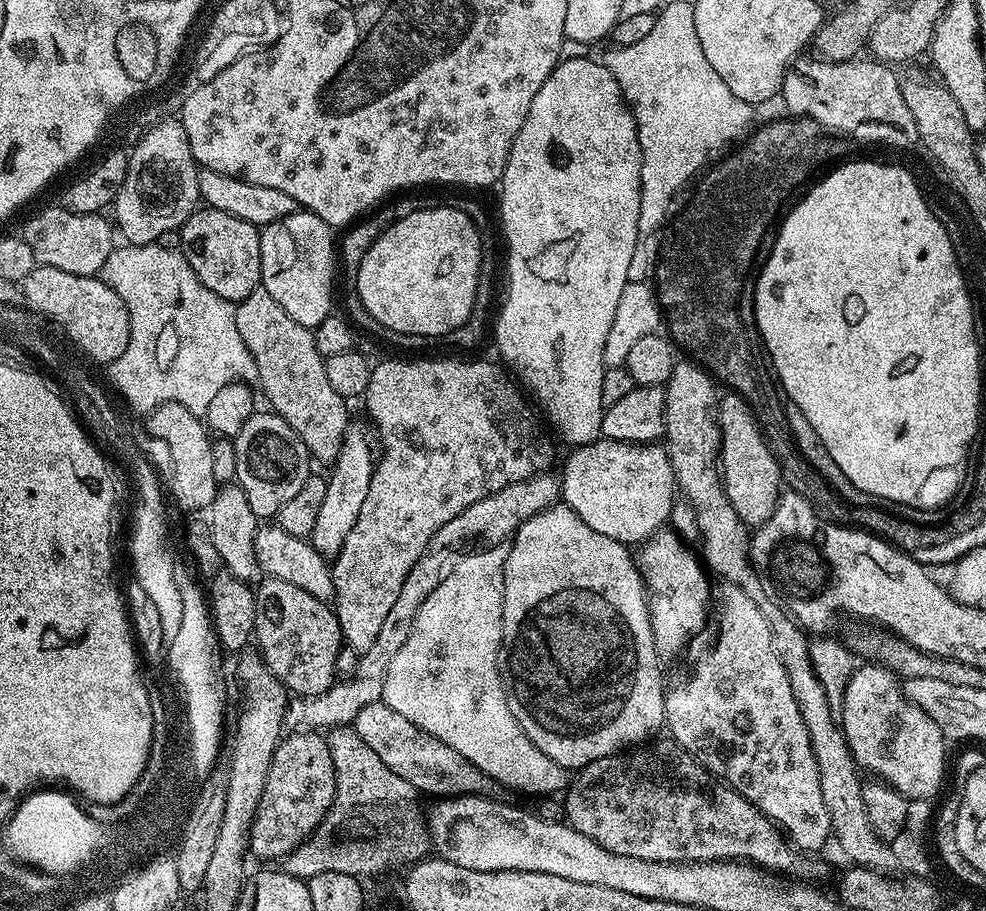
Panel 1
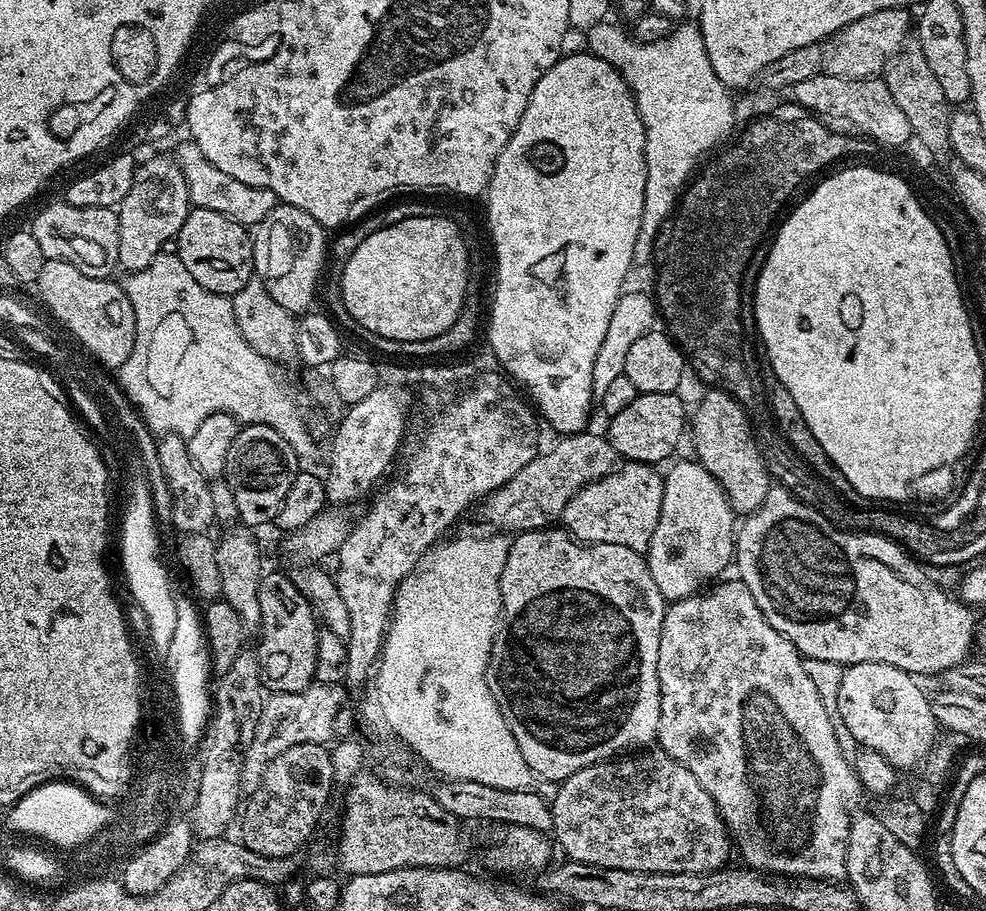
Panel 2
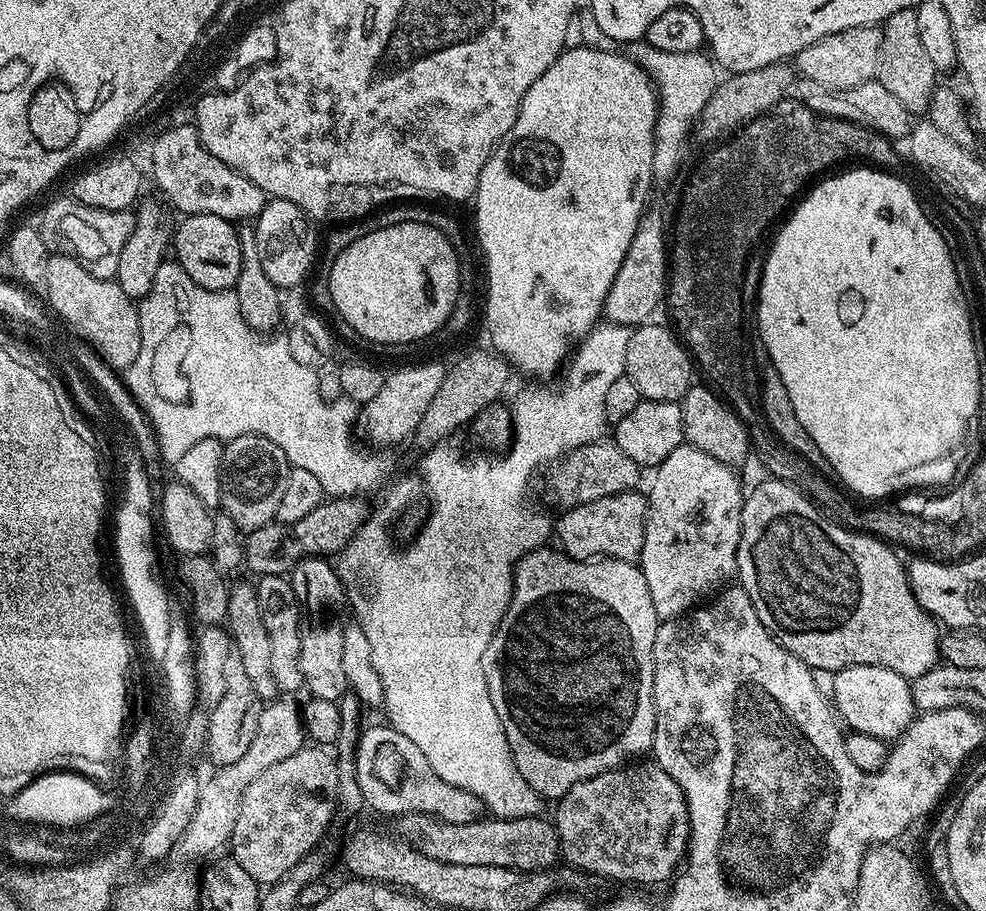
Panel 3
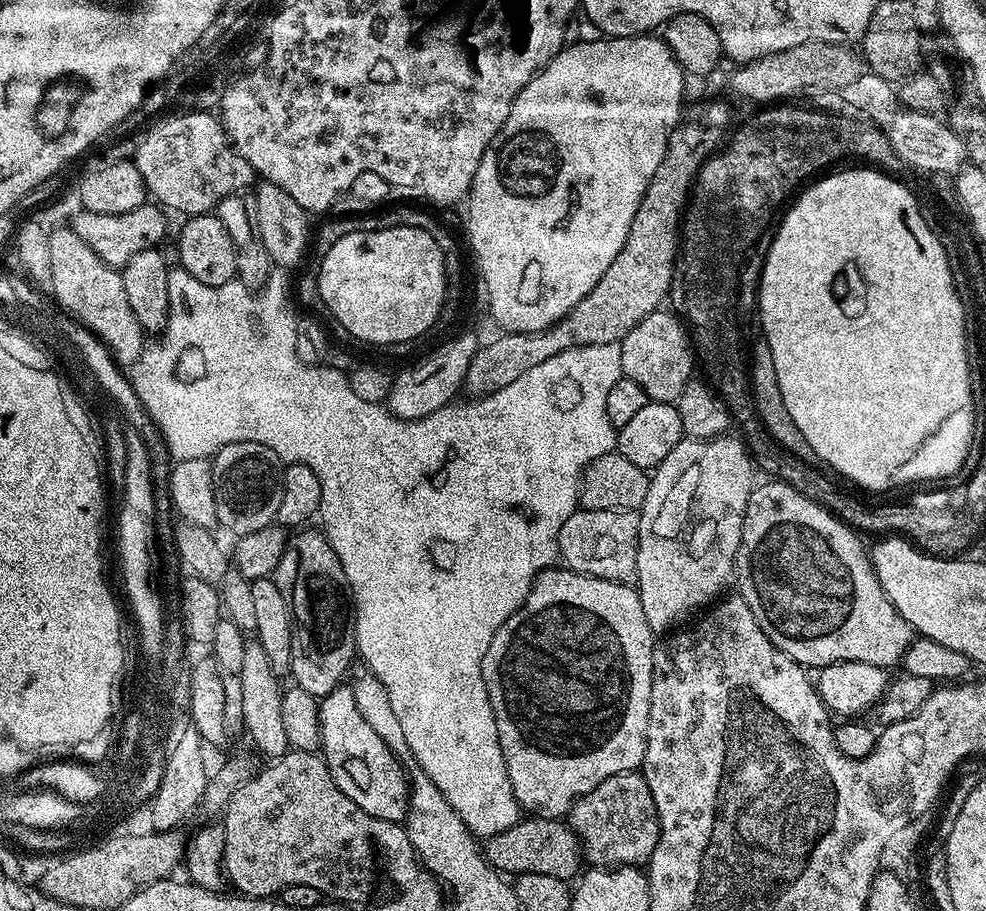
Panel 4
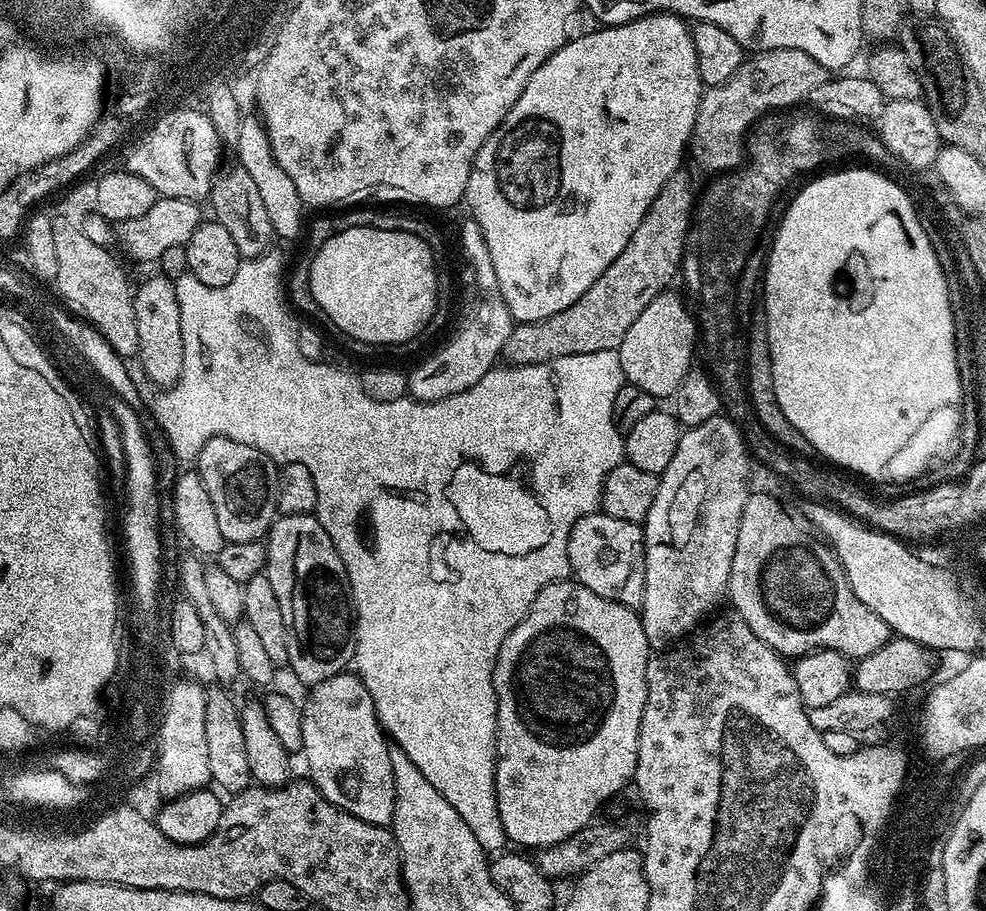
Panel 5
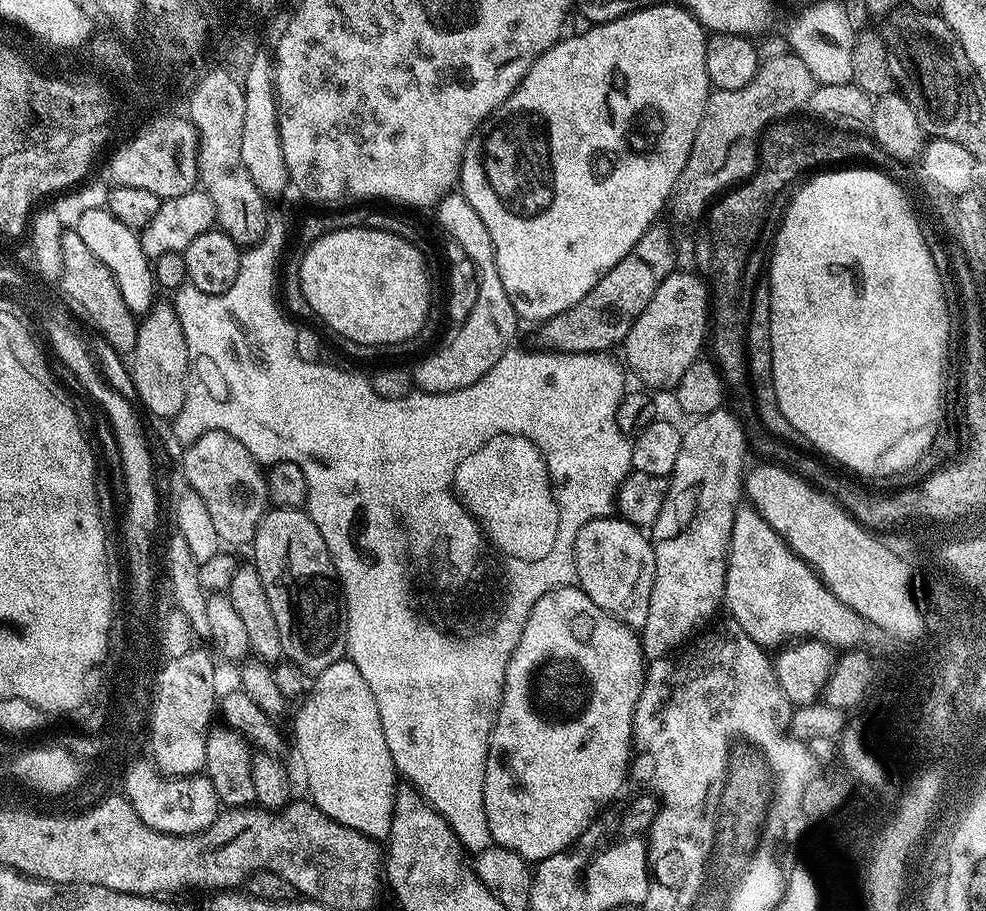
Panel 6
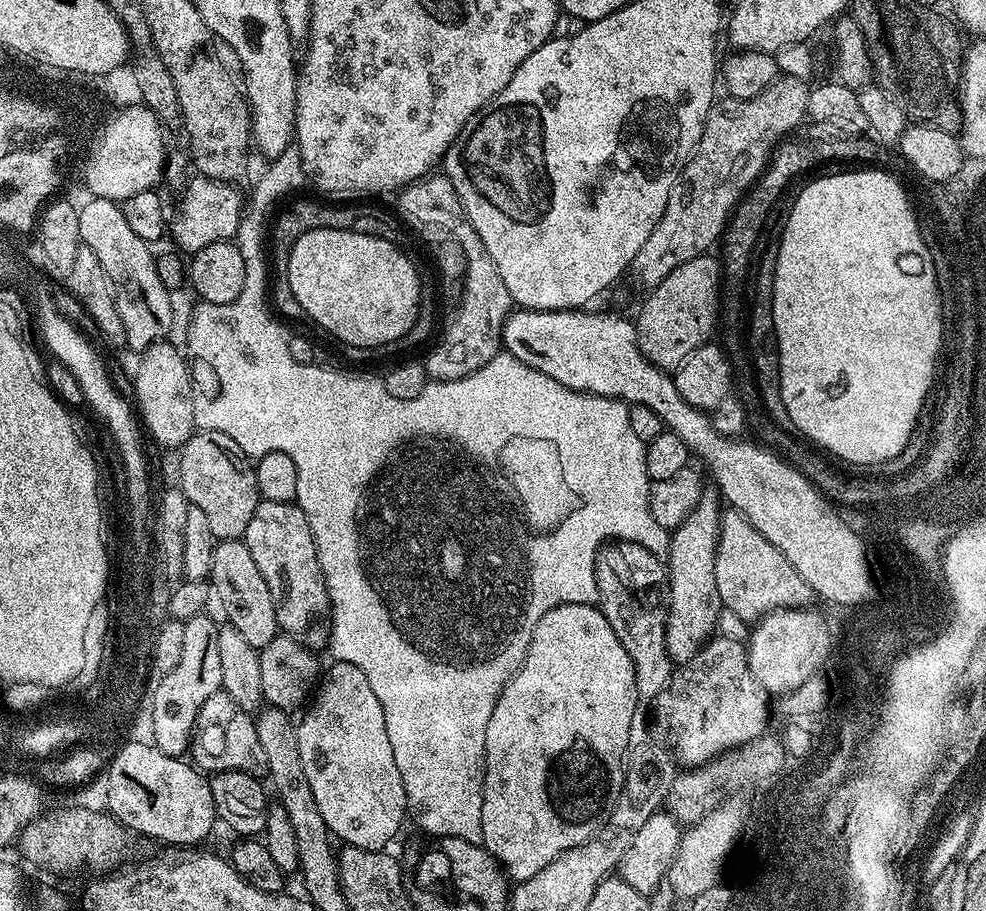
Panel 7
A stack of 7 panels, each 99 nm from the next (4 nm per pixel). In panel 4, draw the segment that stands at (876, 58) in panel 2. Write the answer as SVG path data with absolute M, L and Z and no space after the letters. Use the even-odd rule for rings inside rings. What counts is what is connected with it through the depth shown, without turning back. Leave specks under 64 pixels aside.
M811 40L798 46L790 46L790 50L778 50L774 54L766 54L748 64L741 64L732 76L732 92L744 100L753 100L756 106L764 106L769 102L784 102L795 92L817 84L820 90L835 90L842 86L850 86L854 78L862 74L862 56L855 47L847 43L831 44L828 40Z

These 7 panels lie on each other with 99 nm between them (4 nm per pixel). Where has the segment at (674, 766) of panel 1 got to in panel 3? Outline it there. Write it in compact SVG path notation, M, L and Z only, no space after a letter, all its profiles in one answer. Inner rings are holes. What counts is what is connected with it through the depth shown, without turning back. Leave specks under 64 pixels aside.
M632 762L594 778L586 778L570 786L570 790L566 790L566 794L560 797L555 805L554 823L560 839L560 855L565 865L593 877L625 880L628 884L660 884L663 880L668 882L675 877L685 863L688 850L686 798L678 782L674 782L666 770L662 770L655 762L640 763L644 762Z

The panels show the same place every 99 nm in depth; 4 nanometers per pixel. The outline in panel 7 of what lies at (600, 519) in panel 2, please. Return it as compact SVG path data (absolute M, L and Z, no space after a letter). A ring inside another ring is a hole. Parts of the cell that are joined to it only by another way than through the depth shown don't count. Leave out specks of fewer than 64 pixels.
M629 540L609 542L596 554L596 585L600 591L598 607L618 634L626 654L630 654L630 662L634 662L637 697L641 701L657 699L674 671L664 649L666 568L661 557Z

